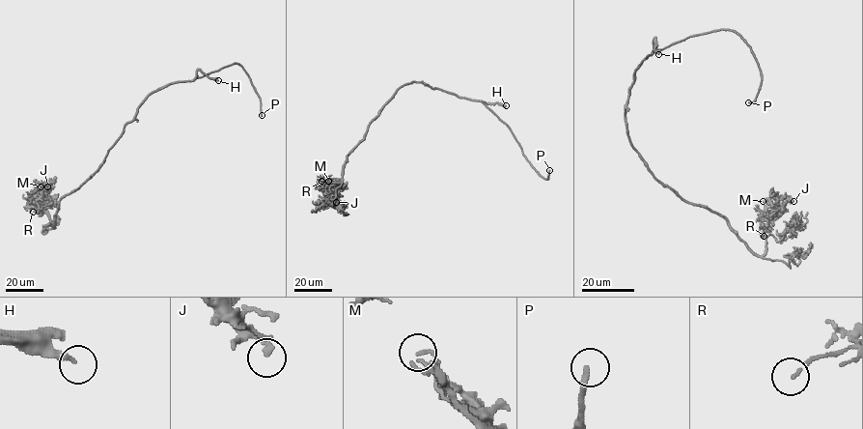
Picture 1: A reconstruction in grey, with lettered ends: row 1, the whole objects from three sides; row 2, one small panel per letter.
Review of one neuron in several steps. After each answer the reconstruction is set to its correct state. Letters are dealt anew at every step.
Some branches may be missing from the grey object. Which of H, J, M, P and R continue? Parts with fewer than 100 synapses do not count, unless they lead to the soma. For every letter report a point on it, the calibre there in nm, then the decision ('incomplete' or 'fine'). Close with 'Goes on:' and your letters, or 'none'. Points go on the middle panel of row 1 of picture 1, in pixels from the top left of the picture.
H: at (506, 105); 200 nm thick; incomplete
J: at (336, 202); 160 nm thick; fine
M: at (328, 181); 130 nm thick; fine
P: at (549, 170); 240 nm thick; incomplete
R: at (321, 181); 110 nm thick; fine
Goes on: H, P

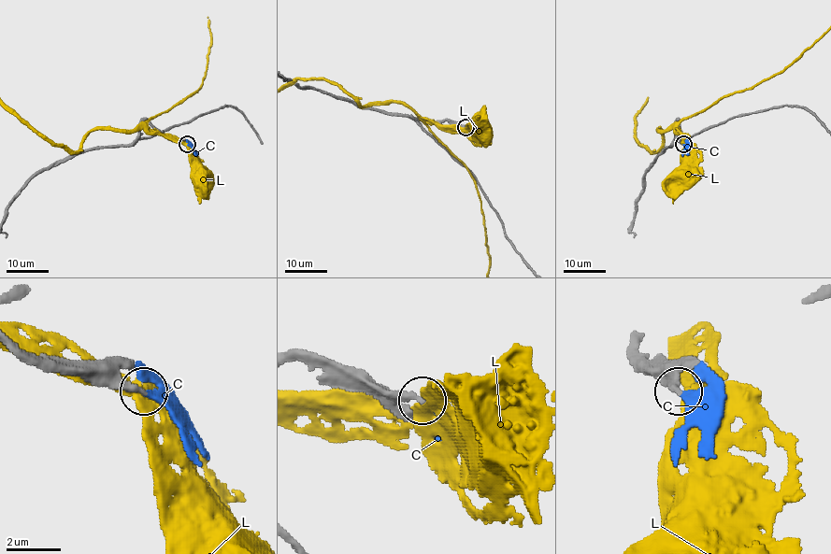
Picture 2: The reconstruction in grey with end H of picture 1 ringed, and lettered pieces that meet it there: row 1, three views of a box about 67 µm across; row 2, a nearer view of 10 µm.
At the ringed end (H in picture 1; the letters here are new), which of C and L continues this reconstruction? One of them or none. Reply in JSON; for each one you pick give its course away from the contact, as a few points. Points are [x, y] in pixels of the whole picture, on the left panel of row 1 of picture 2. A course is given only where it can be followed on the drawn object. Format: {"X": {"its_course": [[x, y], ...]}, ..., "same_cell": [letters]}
{"same_cell": ["C"]}

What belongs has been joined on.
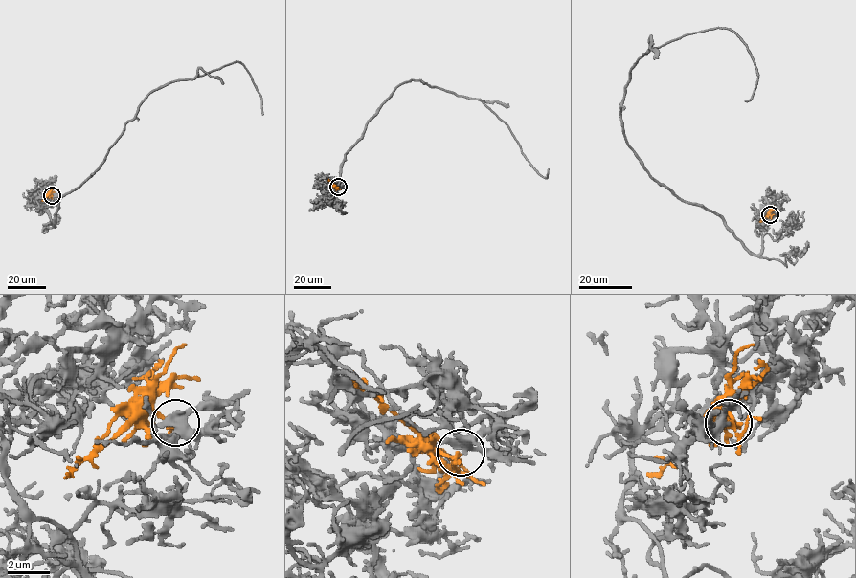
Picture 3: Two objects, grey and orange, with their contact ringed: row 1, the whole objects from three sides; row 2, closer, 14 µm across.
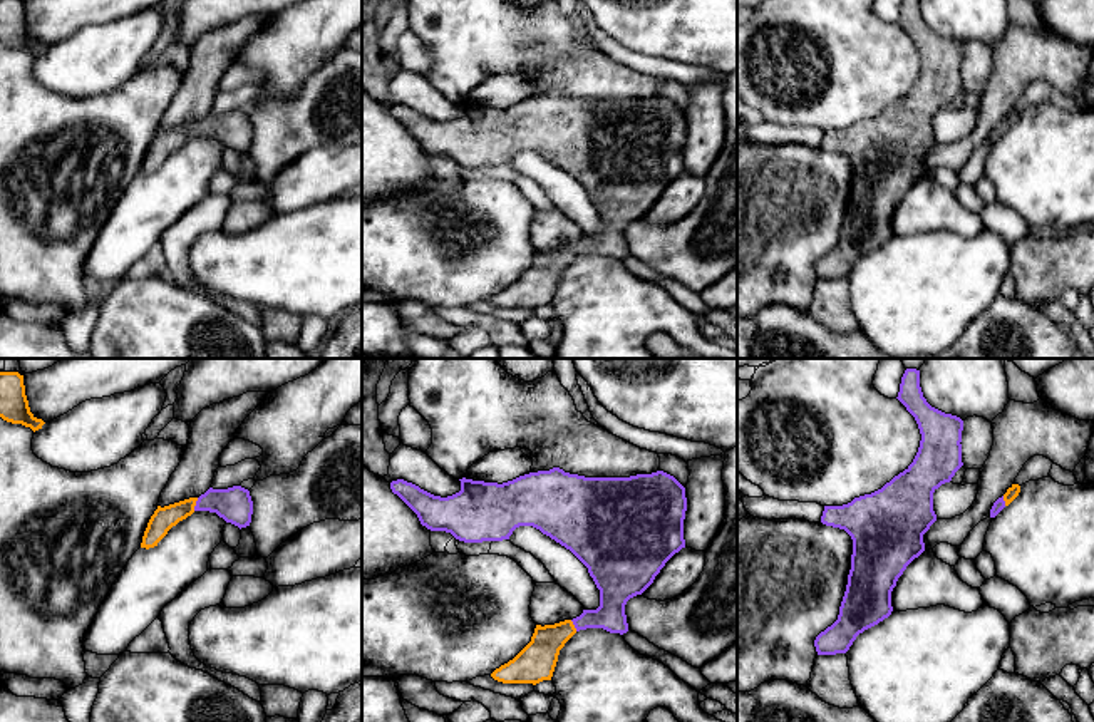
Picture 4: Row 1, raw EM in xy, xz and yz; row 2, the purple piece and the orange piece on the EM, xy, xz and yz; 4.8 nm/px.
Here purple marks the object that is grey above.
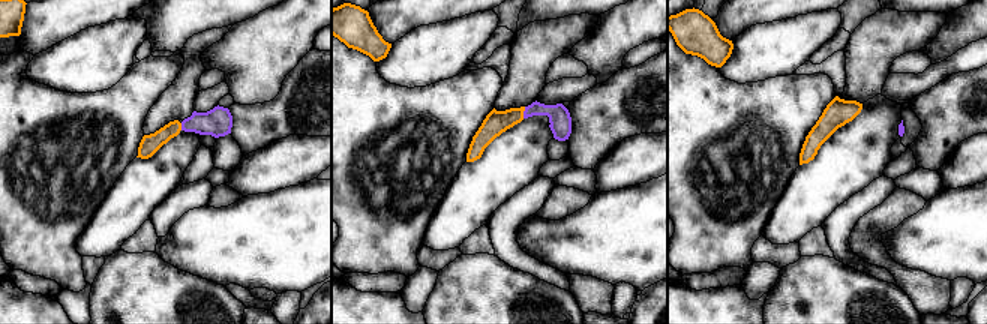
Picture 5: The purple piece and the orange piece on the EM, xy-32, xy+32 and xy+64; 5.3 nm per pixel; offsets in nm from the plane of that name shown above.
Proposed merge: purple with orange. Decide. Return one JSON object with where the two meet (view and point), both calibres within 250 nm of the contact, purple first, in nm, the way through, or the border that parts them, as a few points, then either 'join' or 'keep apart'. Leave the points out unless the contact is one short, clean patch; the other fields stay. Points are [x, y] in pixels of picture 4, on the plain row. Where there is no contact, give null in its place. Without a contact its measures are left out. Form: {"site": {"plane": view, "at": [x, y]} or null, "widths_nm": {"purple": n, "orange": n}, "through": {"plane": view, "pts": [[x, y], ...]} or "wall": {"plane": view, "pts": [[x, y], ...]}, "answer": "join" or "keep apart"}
{"site": {"plane": "xy", "at": [196, 129]}, "widths_nm": {"purple": 170, "orange": 110}, "through": {"plane": "xy", "pts": [[233, 129], [196, 129], [165, 143]]}, "answer": "join"}

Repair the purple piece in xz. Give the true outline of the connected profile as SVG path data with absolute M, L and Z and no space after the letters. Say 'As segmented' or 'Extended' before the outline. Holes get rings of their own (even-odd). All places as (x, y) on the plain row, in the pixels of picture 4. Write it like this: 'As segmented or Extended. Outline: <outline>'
Extended. Outline: M553 92L503 109L466 102L459 106L461 116L447 122L434 121L404 104L392 106L390 114L417 139L422 151L451 157L464 168L503 166L516 152L533 151L570 174L588 193L600 214L596 235L583 235L580 241L555 250L536 250L531 266L491 298L503 308L536 310L551 305L560 275L580 255L627 258L627 226L642 219L665 188L685 173L685 112L663 95L630 102L585 102Z

